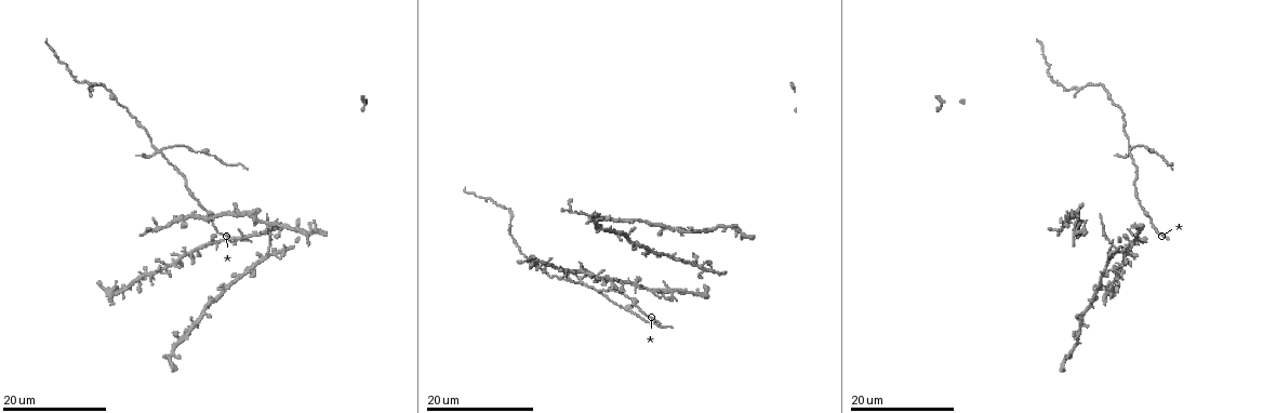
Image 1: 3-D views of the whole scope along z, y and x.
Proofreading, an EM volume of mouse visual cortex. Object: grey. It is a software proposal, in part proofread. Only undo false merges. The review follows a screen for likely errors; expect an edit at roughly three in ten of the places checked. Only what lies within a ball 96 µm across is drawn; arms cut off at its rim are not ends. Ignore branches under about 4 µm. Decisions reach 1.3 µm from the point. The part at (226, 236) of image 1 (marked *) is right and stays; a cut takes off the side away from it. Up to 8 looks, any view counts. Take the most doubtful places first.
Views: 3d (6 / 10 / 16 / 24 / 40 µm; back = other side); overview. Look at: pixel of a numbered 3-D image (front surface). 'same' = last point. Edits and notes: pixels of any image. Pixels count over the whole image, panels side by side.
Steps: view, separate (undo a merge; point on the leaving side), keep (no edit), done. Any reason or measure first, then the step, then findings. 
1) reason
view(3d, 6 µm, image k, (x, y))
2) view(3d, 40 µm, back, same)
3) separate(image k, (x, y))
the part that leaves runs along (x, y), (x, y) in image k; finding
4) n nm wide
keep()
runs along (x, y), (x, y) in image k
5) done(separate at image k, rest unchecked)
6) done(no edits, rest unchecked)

looks like a crossing
view(3d, 24 µm, image 1, (582, 282))

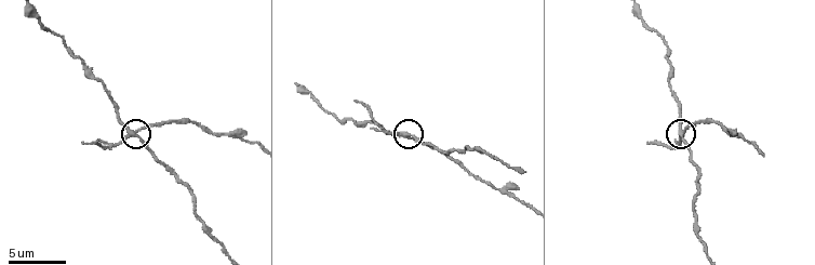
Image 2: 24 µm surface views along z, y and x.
view(3d, 10 µm, image 2, (408, 137))

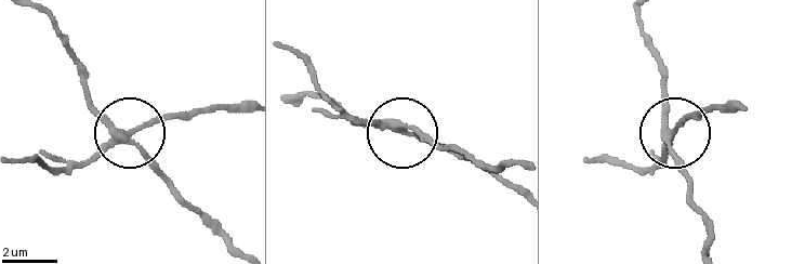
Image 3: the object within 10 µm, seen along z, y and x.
230 nm wide
separate(image 3, (158, 122))
the part that leaves runs along (123, 137), (177, 117), (247, 110) in image 3; a second cell is stuck on

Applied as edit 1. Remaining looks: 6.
view(3d, 16 µm, image 1, (267, 250))

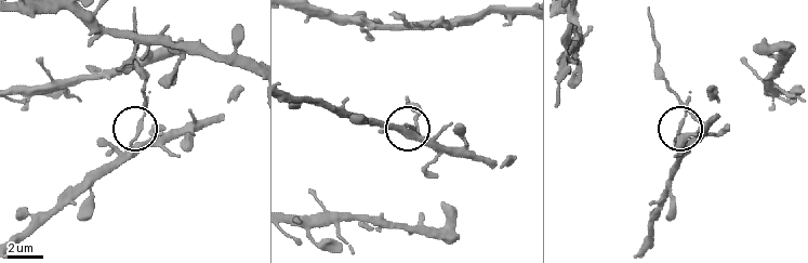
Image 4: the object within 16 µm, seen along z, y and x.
view(3d, 10 µm, image 4, (409, 126))

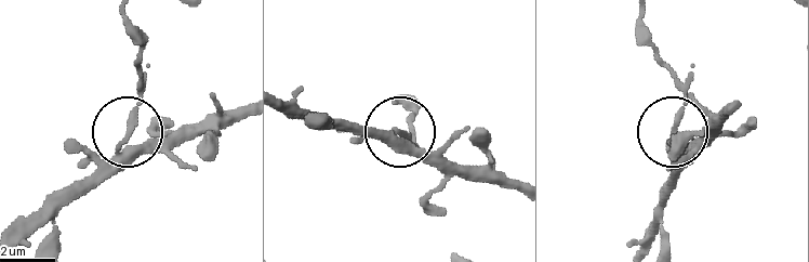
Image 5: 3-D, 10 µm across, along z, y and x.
280 nm wide
separate(image 5, (134, 110))
the part that leaves runs along (115, 148), (135, 95), (135, 33), (129, 18) in image 5; two cells meet here

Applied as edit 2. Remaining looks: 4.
thick turns thin
view(3d, 16 µm, image 1, (1050, 64))

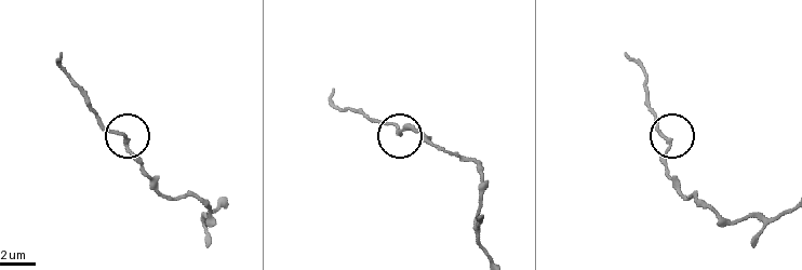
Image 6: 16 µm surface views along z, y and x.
view(3d, 6 µm, image 6, (127, 139))

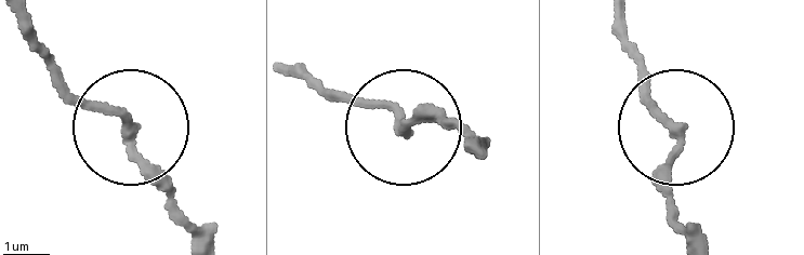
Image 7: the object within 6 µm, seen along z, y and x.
other side
view(3d, 6 µm, back, image 7, (678, 131))

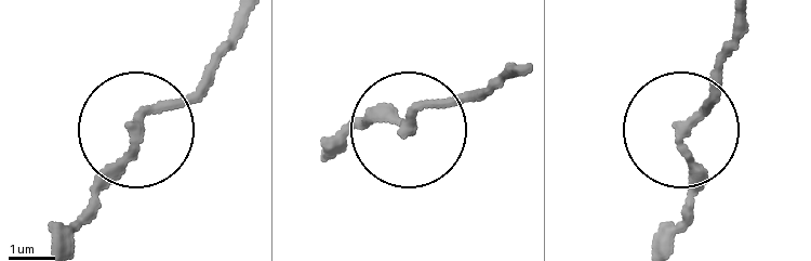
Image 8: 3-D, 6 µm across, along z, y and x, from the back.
210 nm wide
keep()
runs along (326, 157), (364, 118), (408, 126), (501, 75) in image 8; continuous, no second cell

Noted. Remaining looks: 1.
done(separate at image 3, separate at image 5, rest unchecked)

